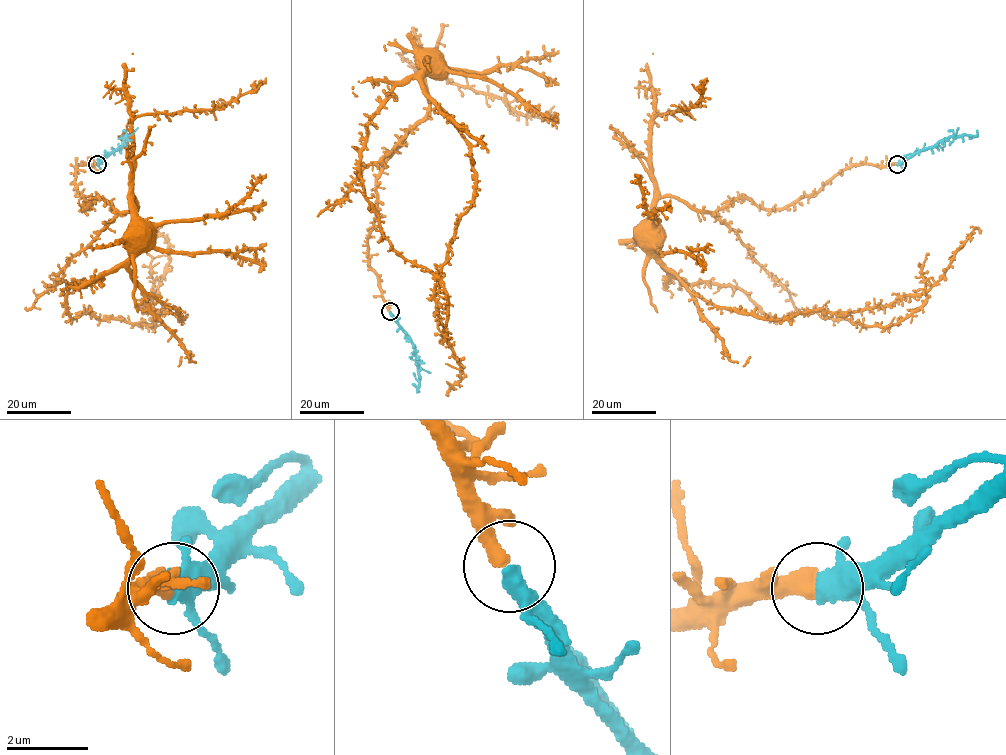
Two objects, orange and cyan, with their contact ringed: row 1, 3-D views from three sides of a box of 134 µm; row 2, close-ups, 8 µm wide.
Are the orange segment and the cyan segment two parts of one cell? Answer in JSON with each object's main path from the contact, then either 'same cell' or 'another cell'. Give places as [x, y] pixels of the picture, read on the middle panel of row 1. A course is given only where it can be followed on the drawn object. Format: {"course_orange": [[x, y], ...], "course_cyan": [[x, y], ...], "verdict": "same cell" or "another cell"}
{"course_orange": [[390, 311], [367, 237], [377, 177], [425, 116], [425, 68], [475, 175], [435, 289], [462, 366], [445, 394]], "course_cyan": [[390, 312], [413, 345], [419, 366], [419, 391]], "verdict": "same cell"}

